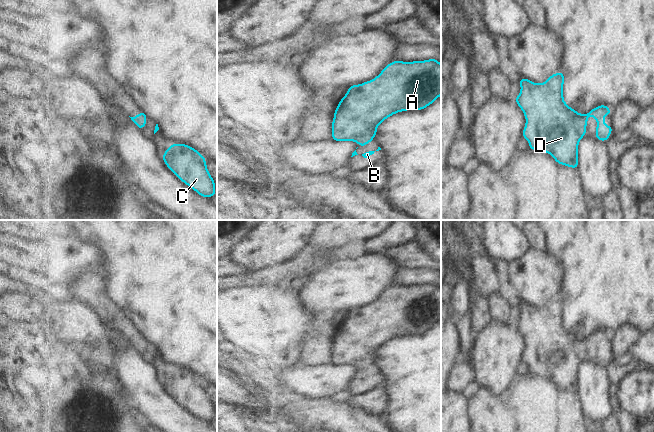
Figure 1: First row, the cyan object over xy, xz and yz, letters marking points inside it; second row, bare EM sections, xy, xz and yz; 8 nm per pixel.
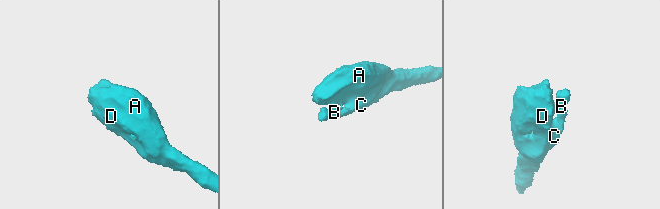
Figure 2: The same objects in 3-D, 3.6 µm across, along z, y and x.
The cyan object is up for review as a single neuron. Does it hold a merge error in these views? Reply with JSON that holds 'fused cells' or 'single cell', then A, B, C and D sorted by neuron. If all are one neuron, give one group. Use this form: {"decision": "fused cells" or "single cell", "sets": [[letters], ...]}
{"decision": "single cell", "sets": [["A", "B", "C", "D"]]}

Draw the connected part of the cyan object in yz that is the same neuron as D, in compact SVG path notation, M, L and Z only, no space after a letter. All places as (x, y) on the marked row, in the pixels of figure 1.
M561 71L549 76L543 84L536 84L526 78L519 78L521 92L515 101L523 110L526 117L526 125L523 130L523 138L529 141L529 148L540 152L549 152L558 164L578 168L578 143L586 135L587 118L593 116L597 120L595 137L600 141L609 139L613 126L606 126L602 119L611 114L606 105L600 105L586 115L577 113L566 105L563 99L564 75Z

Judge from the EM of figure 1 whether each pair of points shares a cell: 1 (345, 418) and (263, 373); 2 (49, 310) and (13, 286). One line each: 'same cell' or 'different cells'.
1: same cell
2: different cells

